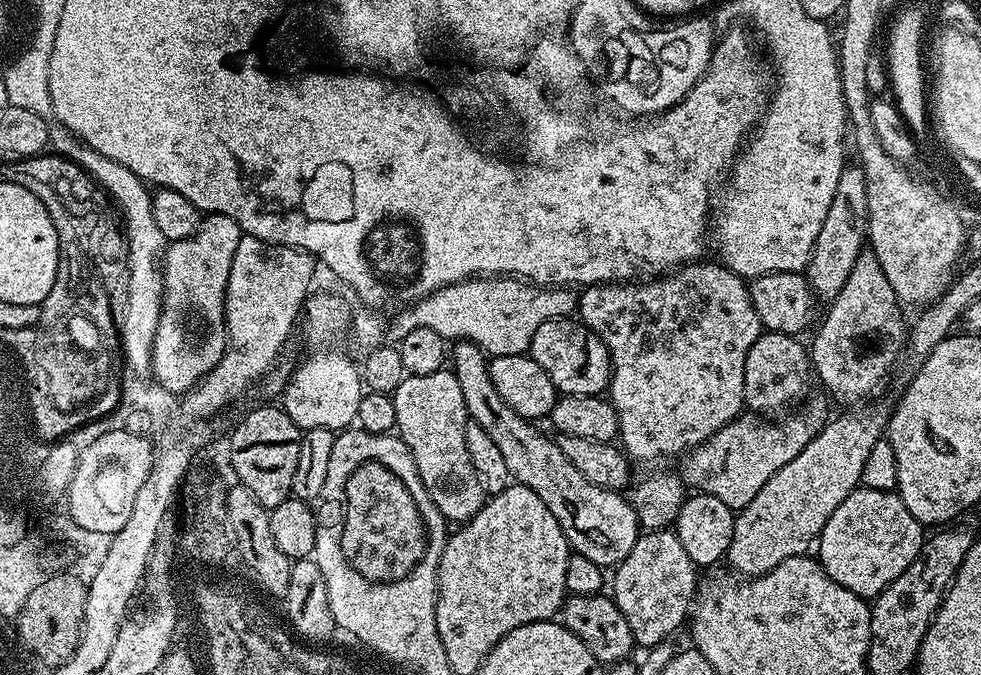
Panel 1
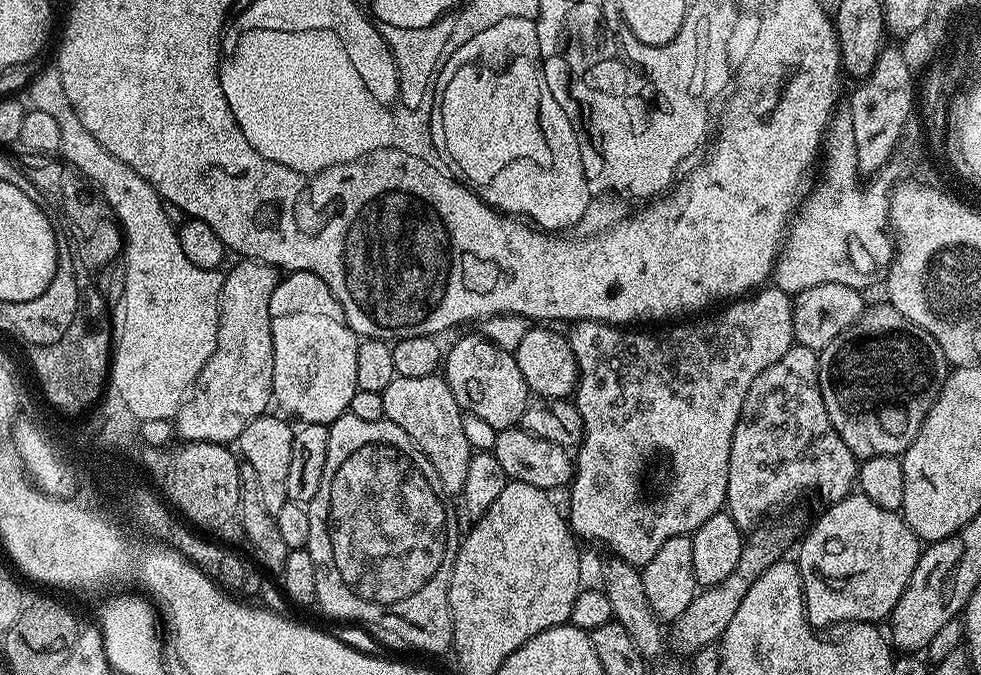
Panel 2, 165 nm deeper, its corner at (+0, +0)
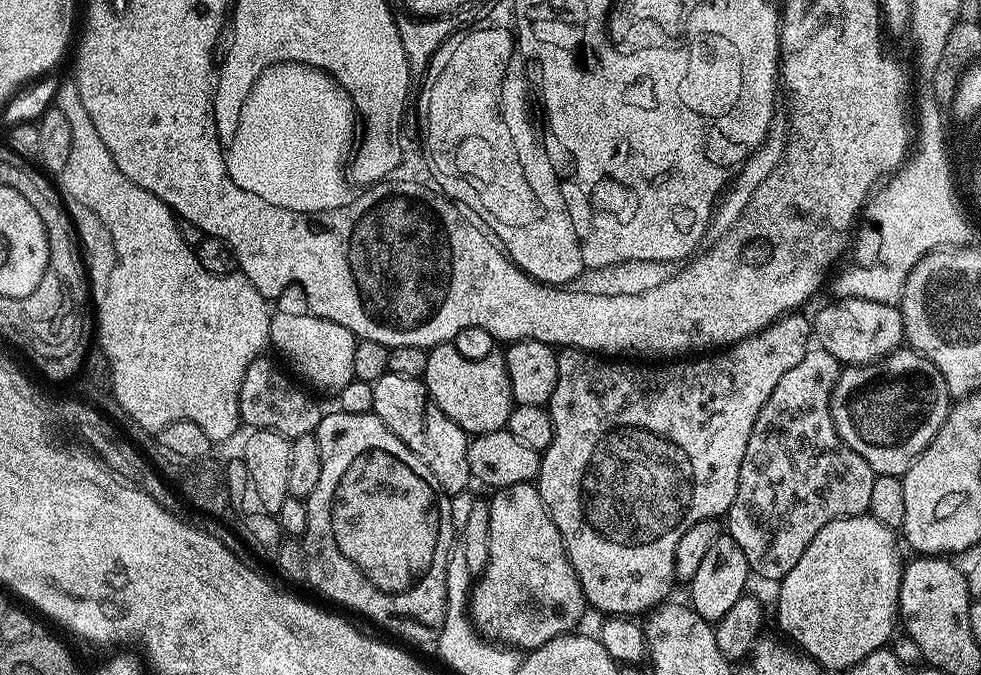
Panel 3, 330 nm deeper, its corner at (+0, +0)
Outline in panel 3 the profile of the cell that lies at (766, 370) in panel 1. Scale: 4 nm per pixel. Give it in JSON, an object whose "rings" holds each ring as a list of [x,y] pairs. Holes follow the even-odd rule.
{"rings":[[[809,347],[806,358],[802,358],[802,362],[798,362],[798,366],[793,366],[779,380],[778,386],[774,386],[774,394],[770,394],[770,398],[766,398],[766,406],[762,406],[762,410],[754,422],[754,430],[750,430],[750,442],[746,442],[746,454],[742,458],[742,470],[738,474],[738,490],[734,494],[734,502],[730,506],[730,510],[726,514],[726,532],[727,535],[734,538],[734,542],[738,542],[738,546],[742,546],[742,554],[746,554],[749,569],[755,575],[757,572],[764,580],[779,582],[784,579],[786,574],[790,574],[790,570],[794,570],[798,558],[802,558],[802,554],[806,554],[806,546],[810,546],[814,534],[818,534],[818,530],[822,530],[822,526],[826,526],[838,518],[865,515],[870,506],[870,493],[874,486],[876,473],[872,471],[872,467],[868,465],[866,458],[862,458],[857,452],[844,445],[844,441],[836,433],[836,427],[830,414],[832,387],[836,379],[840,377],[841,367],[840,361],[836,360],[834,354],[830,354],[825,348]]]}

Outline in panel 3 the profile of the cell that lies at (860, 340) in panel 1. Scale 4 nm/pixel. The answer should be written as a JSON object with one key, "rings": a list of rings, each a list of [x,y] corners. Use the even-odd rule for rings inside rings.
{"rings":[[[907,346],[868,364],[841,367],[830,398],[836,433],[847,448],[866,458],[877,476],[903,477],[938,434],[949,407],[946,378],[942,378],[938,366]]]}

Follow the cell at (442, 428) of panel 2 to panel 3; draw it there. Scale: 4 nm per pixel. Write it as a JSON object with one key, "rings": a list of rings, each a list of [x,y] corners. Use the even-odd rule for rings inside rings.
{"rings":[[[387,372],[382,378],[378,378],[371,384],[374,390],[374,406],[372,412],[387,428],[395,434],[426,466],[430,466],[430,474],[438,478],[438,486],[448,493],[449,497],[457,496],[459,492],[469,491],[473,483],[470,462],[468,461],[468,441],[469,433],[463,432],[456,423],[443,412],[434,402],[434,398],[428,392],[428,387],[424,385],[423,379],[415,380],[414,378],[402,378],[402,374]]]}

